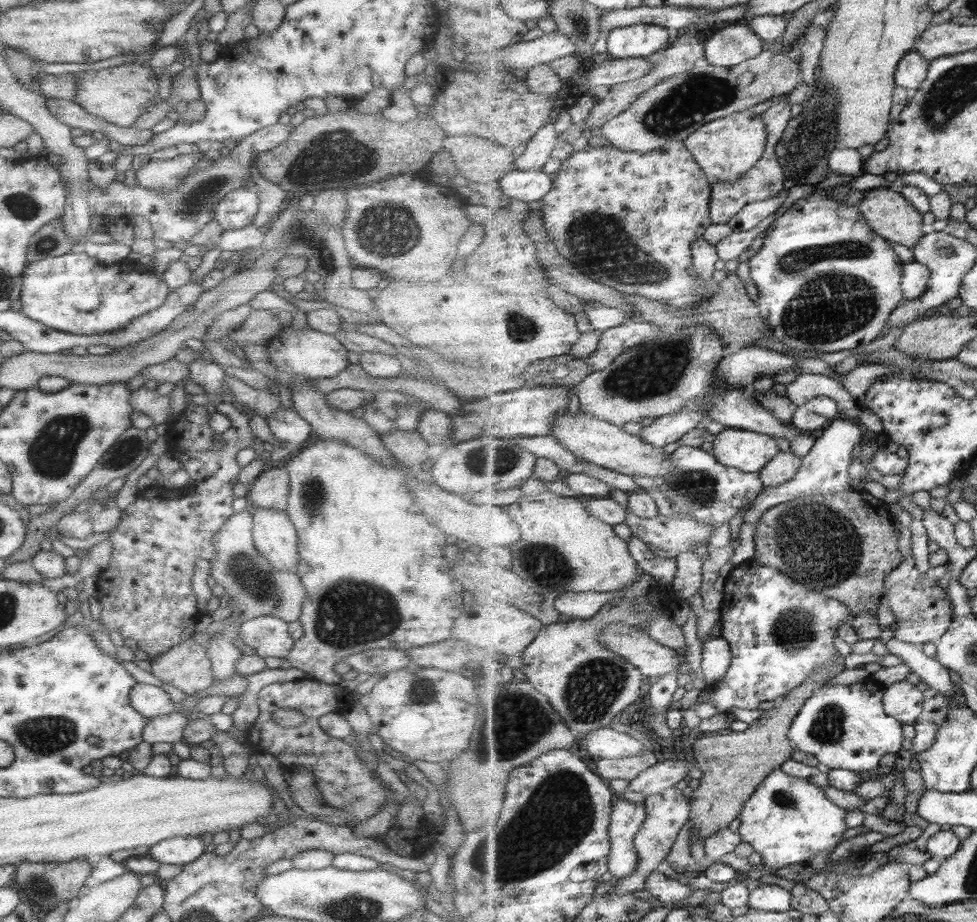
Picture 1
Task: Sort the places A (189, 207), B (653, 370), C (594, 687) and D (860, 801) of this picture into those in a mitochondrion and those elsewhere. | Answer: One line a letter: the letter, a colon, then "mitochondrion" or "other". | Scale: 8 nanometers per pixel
A: mitochondrion
B: mitochondrion
C: mitochondrion
D: other

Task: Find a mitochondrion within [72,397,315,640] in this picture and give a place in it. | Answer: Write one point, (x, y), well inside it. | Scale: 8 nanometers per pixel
(257, 585)

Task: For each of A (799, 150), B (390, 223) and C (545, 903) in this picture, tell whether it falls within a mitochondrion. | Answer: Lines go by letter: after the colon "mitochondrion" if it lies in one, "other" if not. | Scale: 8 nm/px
A: mitochondrion
B: mitochondrion
C: other

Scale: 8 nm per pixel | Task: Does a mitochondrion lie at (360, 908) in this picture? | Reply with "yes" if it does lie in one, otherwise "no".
yes

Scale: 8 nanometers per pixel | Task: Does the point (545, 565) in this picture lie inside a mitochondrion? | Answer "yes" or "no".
yes

